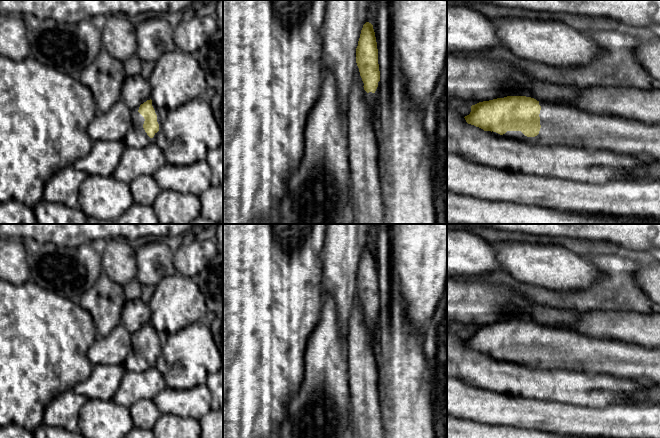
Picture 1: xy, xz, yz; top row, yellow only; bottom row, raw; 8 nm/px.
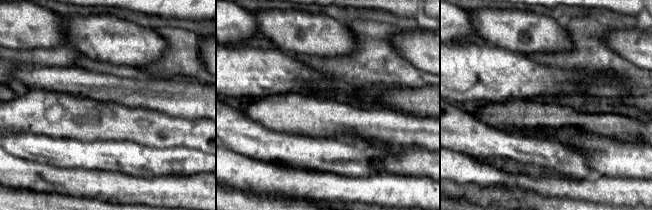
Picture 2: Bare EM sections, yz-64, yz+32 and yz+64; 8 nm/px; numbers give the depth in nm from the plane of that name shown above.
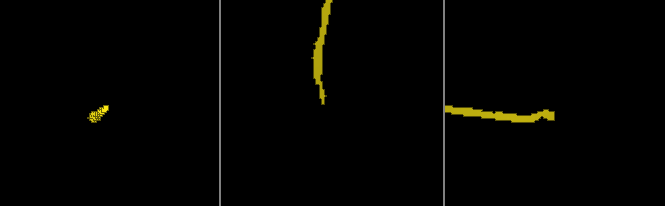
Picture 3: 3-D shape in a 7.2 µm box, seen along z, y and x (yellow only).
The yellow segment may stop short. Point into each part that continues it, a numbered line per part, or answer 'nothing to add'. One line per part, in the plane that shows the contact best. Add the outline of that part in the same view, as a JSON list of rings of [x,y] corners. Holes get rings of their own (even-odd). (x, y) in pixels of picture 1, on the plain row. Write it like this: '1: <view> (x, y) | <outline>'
1: yz (565, 349) | [[[539,326],[539,329],[541,330],[541,334],[540,334],[540,355],[539,358],[535,361],[527,361],[525,360],[521,355],[507,355],[505,358],[500,359],[496,356],[491,356],[493,359],[497,360],[497,361],[503,361],[506,363],[511,363],[511,364],[516,364],[516,365],[520,365],[520,366],[526,366],[529,368],[535,368],[535,369],[565,369],[565,370],[570,370],[570,371],[582,371],[582,372],[586,372],[586,373],[602,373],[602,374],[607,374],[607,375],[611,375],[614,377],[618,377],[618,378],[626,378],[626,379],[634,379],[634,380],[638,380],[638,381],[650,381],[656,384],[660,385],[660,348],[653,348],[653,349],[647,349],[644,348],[642,346],[639,345],[634,345],[634,344],[627,344],[618,340],[612,340],[612,339],[598,339],[598,338],[594,338],[594,337],[588,337],[586,335],[577,333],[575,331],[569,330],[569,329],[555,329],[555,328],[549,328],[546,326]]]

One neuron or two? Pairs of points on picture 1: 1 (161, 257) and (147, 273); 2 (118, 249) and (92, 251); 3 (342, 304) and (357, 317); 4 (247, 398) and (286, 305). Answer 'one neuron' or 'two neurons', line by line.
1: one neuron
2: two neurons
3: two neurons
4: one neuron

